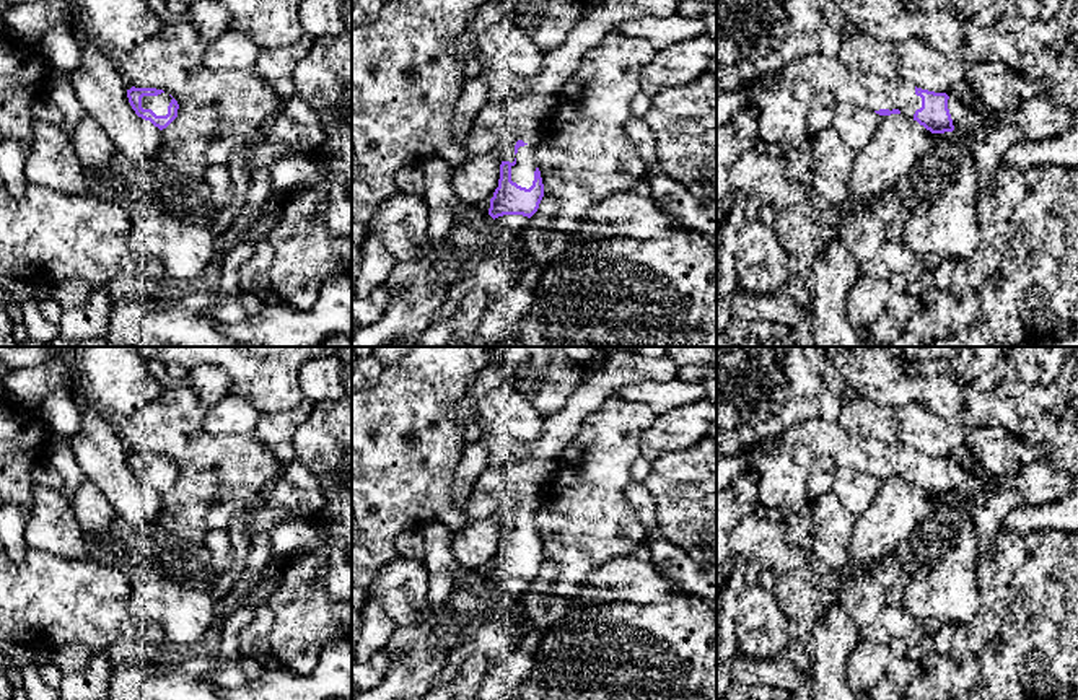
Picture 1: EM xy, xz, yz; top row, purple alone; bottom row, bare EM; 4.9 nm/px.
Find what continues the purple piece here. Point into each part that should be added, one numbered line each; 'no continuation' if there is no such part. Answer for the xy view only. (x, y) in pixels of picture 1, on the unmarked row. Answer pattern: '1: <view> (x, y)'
1: xy (158, 469)

